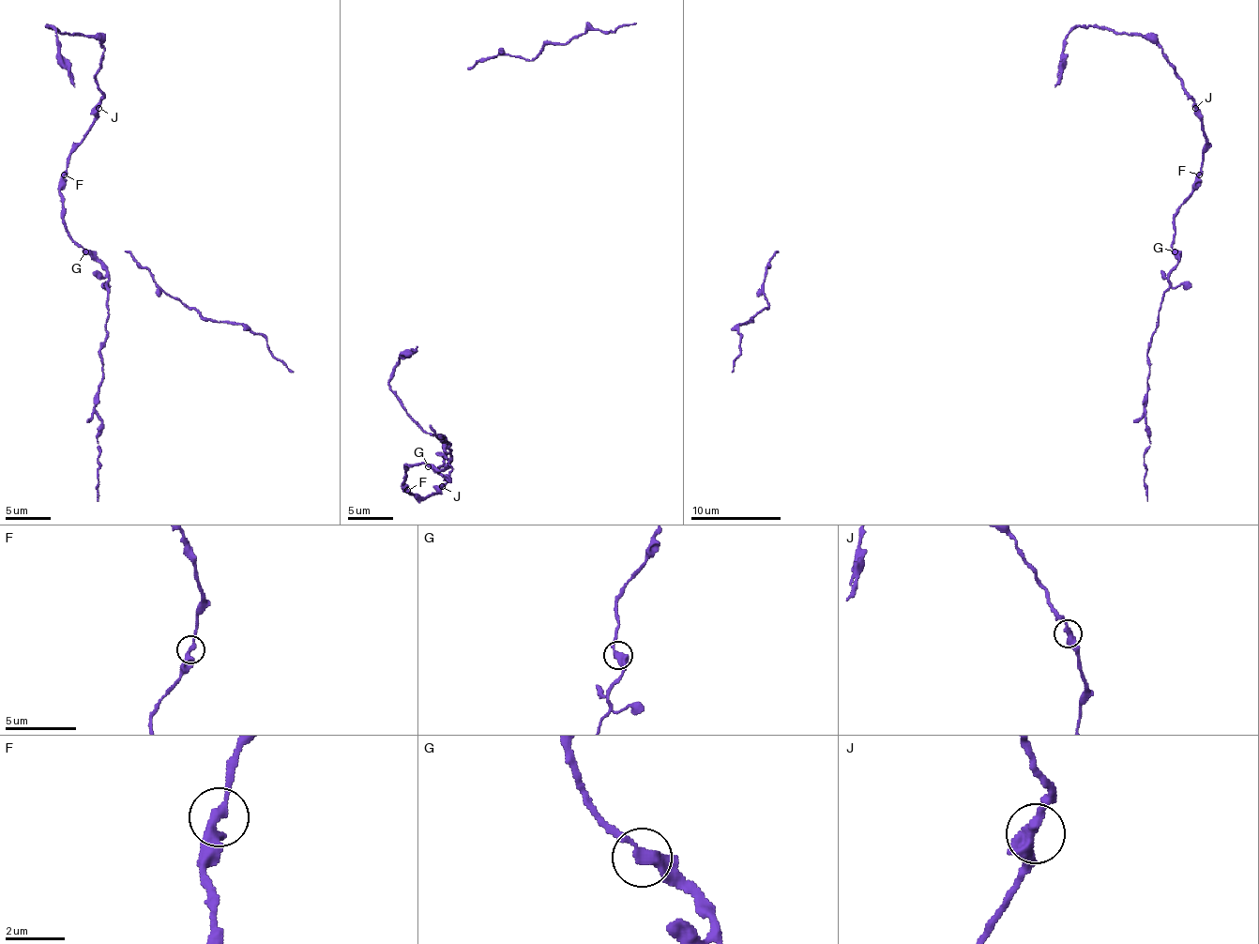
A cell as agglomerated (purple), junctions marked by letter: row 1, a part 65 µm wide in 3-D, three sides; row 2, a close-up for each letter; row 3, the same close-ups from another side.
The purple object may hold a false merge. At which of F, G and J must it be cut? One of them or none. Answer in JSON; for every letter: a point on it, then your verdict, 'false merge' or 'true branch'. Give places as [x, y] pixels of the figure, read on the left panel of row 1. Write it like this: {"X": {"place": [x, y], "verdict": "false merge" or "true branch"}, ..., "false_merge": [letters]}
{"F": {"place": [64, 175], "verdict": "true branch"}, "G": {"place": [85, 251], "verdict": "true branch"}, "J": {"place": [98, 108], "verdict": "true branch"}, "false_merge": []}

